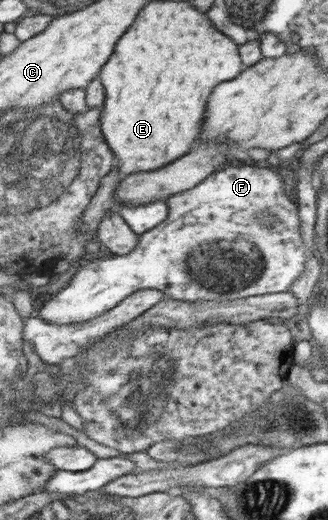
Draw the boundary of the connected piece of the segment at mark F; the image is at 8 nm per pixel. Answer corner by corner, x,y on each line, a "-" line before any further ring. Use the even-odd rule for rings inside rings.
241,165
238,167
226,167
220,169
208,178
205,178
194,188
179,192
178,194
168,197
168,207
170,207
170,216
164,219
156,228
148,232
142,232
139,235
139,241
136,248
125,255
106,254
106,257
92,258
92,260
76,264
77,271
73,275
68,285
61,289
52,299
46,302
40,309
38,316
44,318
46,322
58,323
61,325
83,324
86,321
92,321
96,317
115,309
122,304
124,300
140,290
152,289
161,290
168,297
176,300
198,301
198,300
236,300
237,298
246,298
247,296
258,296
260,294
272,294
287,291
286,288
298,278
302,272
304,264
304,246
298,234
298,218
296,218
296,206
282,194
282,176
270,167
260,168
250,165
-
260,215
272,215
274,217
271,223
260,222

